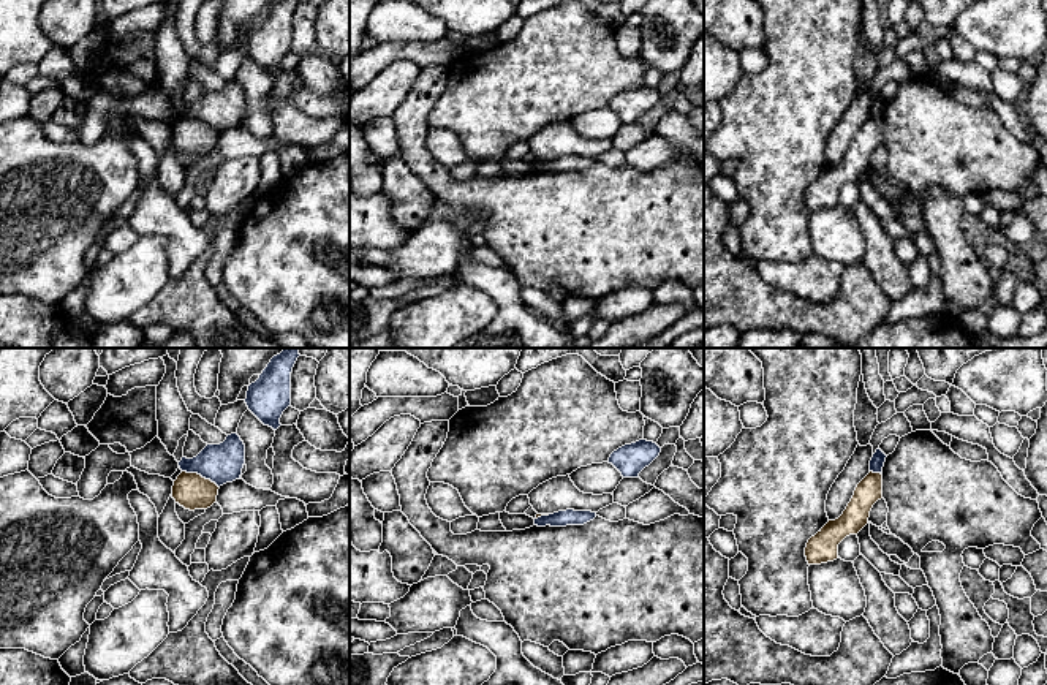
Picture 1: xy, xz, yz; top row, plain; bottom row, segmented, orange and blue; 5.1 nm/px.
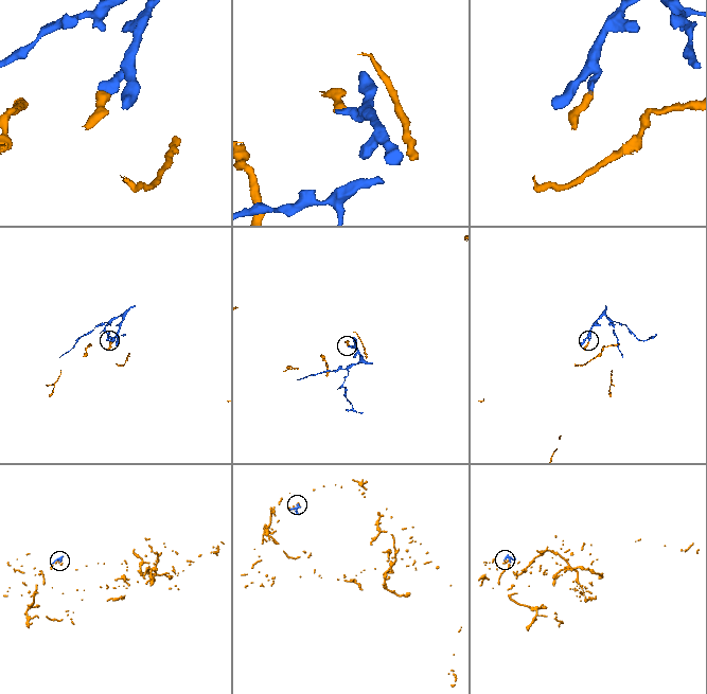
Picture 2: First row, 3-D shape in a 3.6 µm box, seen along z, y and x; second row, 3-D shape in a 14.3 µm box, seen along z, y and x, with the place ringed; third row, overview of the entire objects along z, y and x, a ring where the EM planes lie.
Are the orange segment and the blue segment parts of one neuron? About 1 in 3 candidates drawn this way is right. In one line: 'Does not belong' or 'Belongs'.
Does not belong

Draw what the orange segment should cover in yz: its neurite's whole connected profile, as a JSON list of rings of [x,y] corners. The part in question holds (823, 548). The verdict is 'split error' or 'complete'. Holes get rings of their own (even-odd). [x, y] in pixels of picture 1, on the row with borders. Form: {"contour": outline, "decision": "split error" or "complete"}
{"contour": [[[870,471],[856,487],[843,514],[829,520],[805,547],[808,565],[821,565],[838,558],[838,544],[857,535],[867,524],[873,505],[883,498],[883,475]]], "decision": "complete"}

